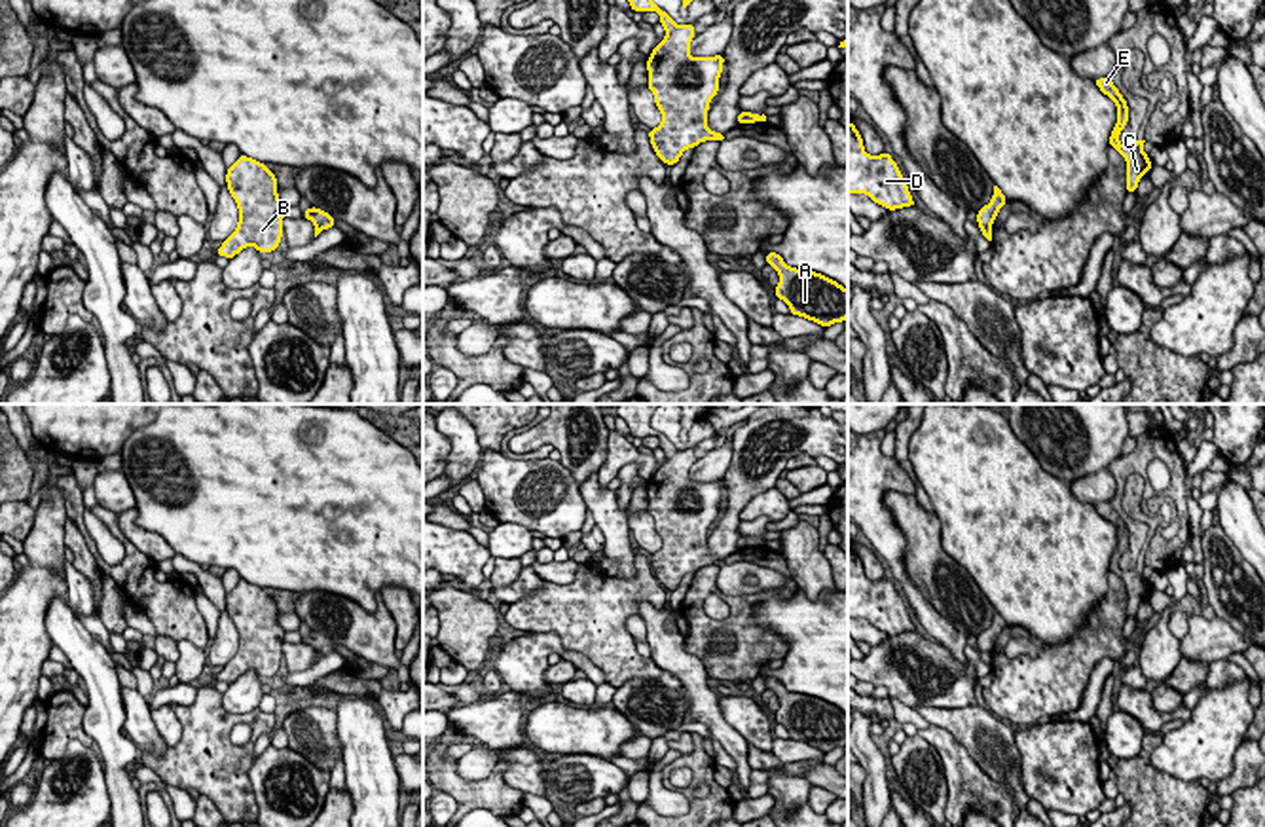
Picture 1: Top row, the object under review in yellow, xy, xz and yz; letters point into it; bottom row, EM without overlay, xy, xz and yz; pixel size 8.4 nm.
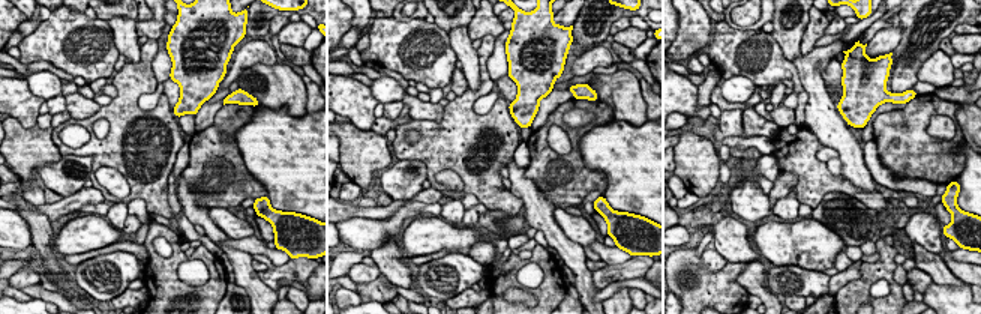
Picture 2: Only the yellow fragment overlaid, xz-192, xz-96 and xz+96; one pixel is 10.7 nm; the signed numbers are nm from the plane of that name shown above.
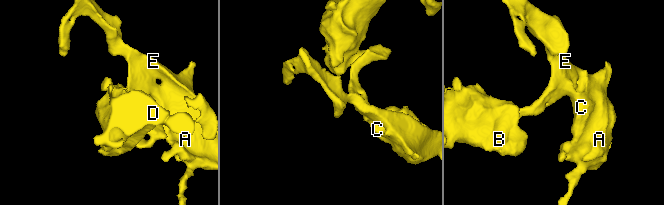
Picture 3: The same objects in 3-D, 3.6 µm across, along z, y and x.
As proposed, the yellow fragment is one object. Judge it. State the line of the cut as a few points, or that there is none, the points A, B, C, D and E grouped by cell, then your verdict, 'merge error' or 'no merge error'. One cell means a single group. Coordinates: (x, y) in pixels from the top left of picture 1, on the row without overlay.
xz (744, 537), (746, 547) | A C E / B D | merge error

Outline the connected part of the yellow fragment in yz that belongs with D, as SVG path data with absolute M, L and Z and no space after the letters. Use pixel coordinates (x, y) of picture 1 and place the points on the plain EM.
M848 546L848 618L867 618L888 635L916 632L893 582L888 577L869 580L852 546Z

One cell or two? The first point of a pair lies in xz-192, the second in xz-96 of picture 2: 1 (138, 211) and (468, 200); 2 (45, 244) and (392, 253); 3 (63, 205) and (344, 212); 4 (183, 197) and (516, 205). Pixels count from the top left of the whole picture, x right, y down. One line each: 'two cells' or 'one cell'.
1: one cell
2: one cell
3: one cell
4: two cells

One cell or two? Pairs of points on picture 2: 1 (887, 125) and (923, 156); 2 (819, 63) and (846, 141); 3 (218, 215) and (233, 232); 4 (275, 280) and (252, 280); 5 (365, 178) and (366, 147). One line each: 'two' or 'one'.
1: one
2: one
3: one
4: two
5: one

